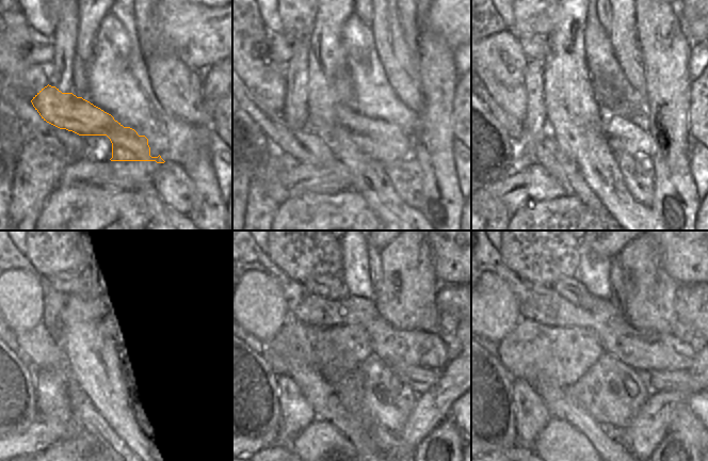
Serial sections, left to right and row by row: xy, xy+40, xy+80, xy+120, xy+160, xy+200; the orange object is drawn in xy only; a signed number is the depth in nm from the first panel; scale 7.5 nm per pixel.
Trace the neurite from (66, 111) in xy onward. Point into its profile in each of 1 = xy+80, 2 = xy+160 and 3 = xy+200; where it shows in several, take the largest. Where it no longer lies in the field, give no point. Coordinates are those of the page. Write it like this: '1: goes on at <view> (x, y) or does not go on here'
1: goes on at xy+80 (623, 136)
2: goes on at xy+160 (420, 380)
3: goes on at xy+200 (659, 380)

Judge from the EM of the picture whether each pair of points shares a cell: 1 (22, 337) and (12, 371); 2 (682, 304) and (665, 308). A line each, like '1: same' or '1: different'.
1: different
2: different

